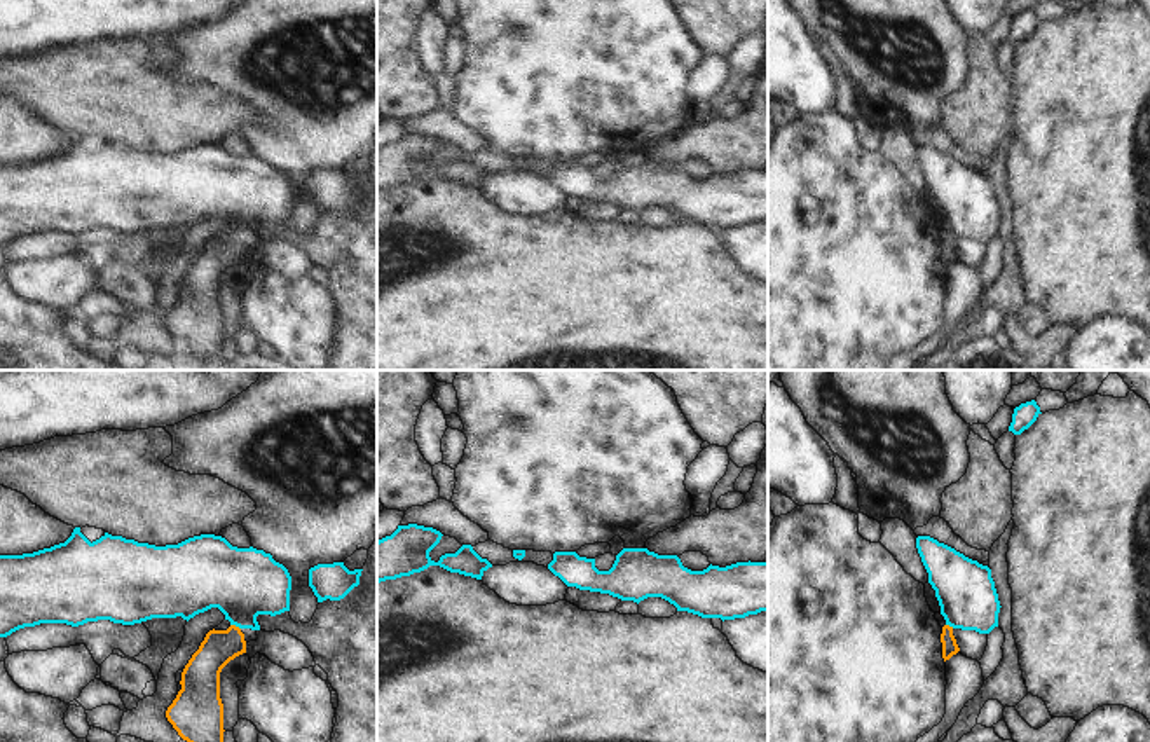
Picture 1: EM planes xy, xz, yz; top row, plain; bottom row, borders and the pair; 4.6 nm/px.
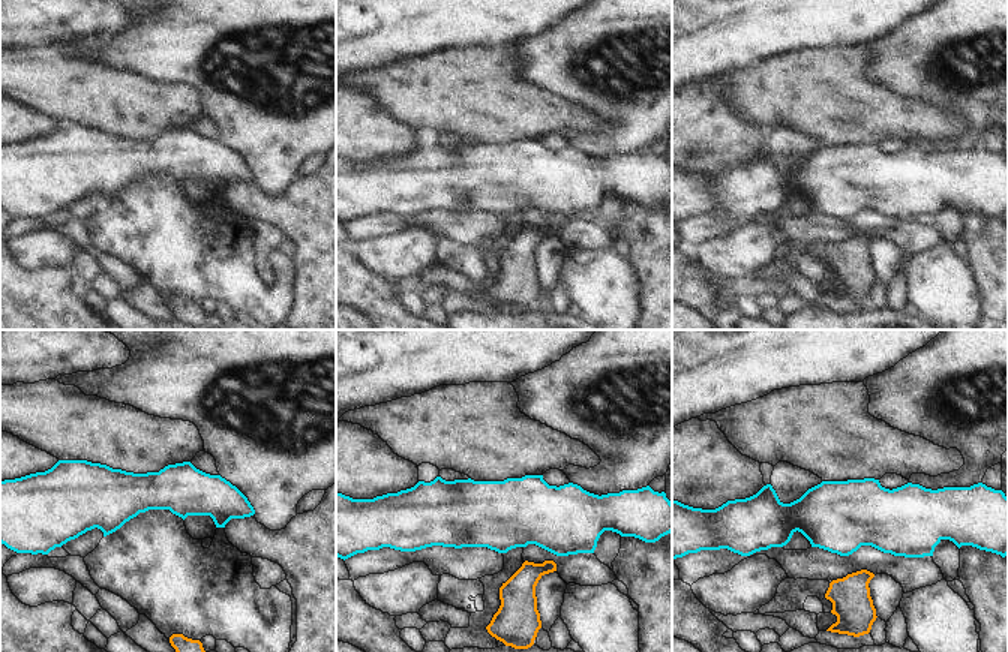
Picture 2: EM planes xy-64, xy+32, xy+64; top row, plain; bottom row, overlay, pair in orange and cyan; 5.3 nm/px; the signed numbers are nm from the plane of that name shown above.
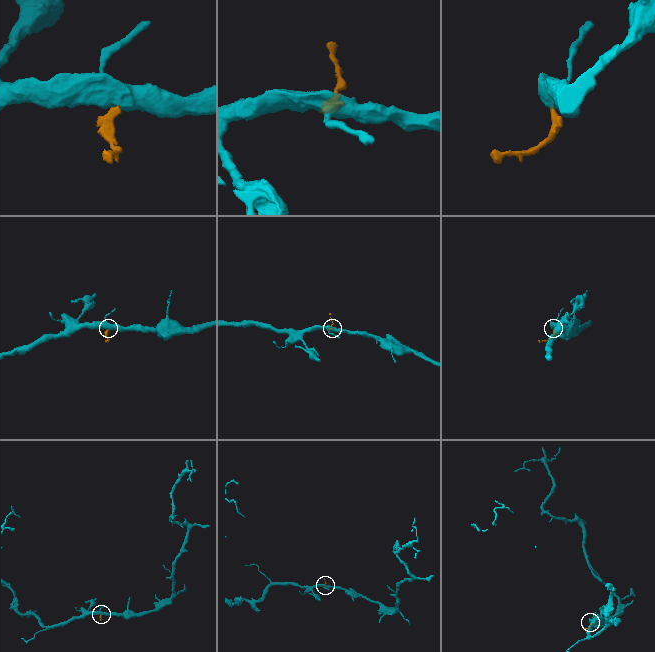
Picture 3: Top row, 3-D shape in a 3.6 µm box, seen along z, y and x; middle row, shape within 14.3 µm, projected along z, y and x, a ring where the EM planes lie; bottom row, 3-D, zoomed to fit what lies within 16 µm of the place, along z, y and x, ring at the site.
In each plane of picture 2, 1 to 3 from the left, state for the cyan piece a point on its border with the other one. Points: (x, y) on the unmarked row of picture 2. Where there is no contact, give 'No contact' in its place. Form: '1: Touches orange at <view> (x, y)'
1: No contact
2: No contact
3: No contact.

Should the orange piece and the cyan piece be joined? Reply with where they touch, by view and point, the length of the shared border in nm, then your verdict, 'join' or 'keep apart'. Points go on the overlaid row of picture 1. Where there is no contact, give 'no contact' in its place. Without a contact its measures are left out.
xy (234, 625) | 50 nm | keep apart

